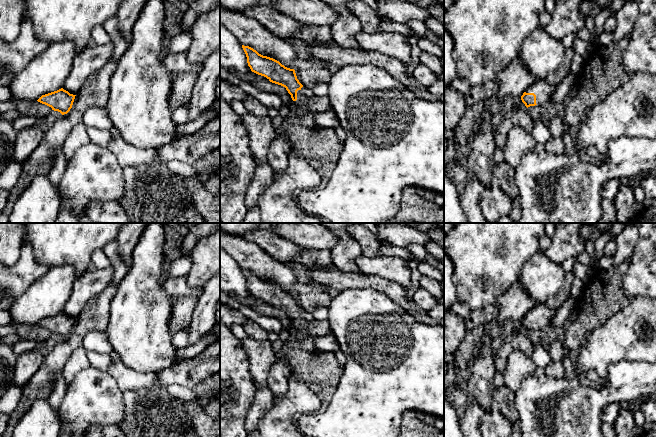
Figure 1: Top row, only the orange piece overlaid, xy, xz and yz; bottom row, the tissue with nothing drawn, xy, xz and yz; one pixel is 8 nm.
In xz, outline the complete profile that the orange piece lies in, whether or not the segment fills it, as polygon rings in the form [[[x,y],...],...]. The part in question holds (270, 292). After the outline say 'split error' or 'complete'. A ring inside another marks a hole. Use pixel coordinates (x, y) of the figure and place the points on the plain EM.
[[[242,269],[251,295],[266,301],[270,306],[286,312],[293,325],[306,327],[308,321],[302,317],[303,309],[297,303],[294,293],[282,289],[279,285],[263,280],[249,270]]]; split error

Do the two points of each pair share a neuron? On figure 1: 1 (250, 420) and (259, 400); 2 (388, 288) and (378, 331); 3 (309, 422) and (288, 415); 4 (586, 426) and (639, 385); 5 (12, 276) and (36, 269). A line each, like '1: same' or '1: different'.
1: same
2: different
3: different
4: same
5: same

